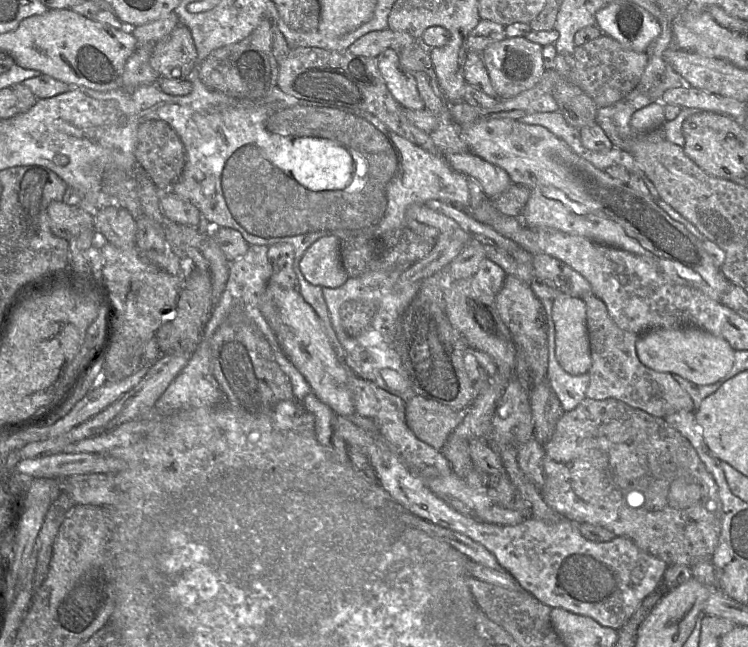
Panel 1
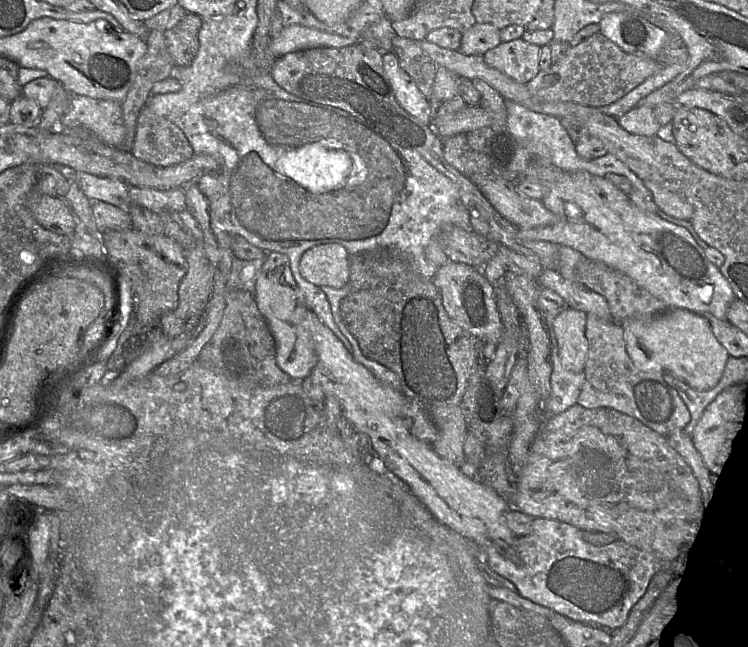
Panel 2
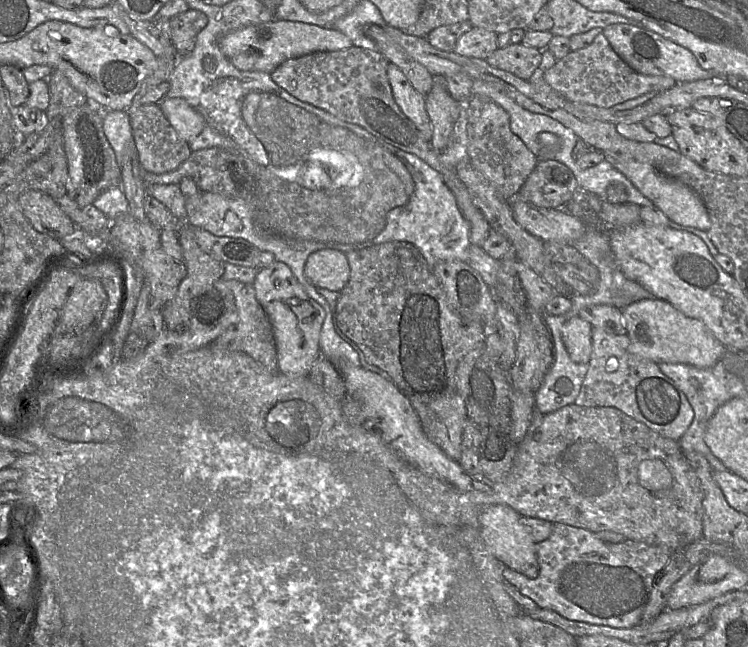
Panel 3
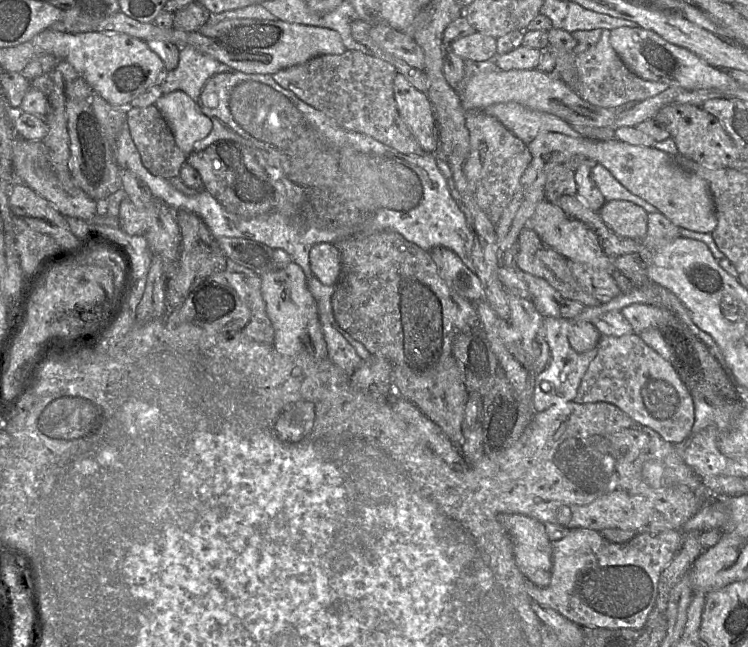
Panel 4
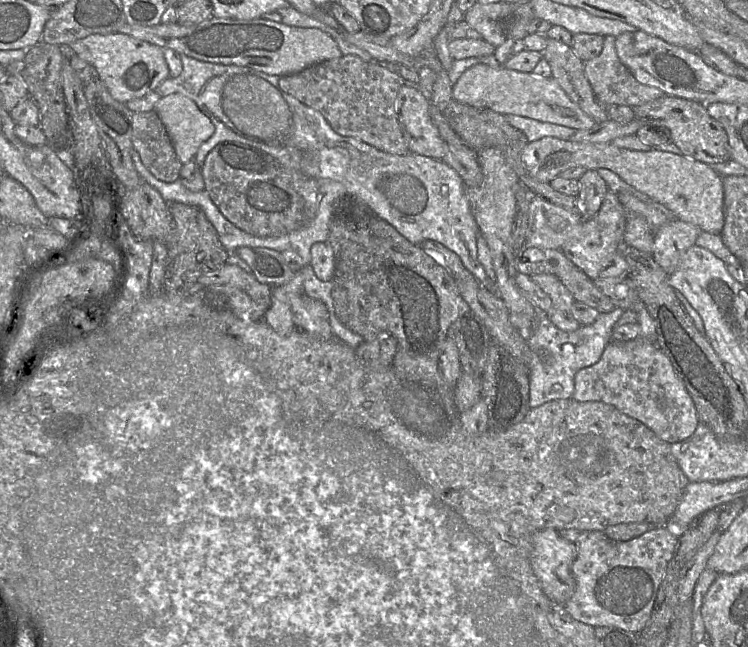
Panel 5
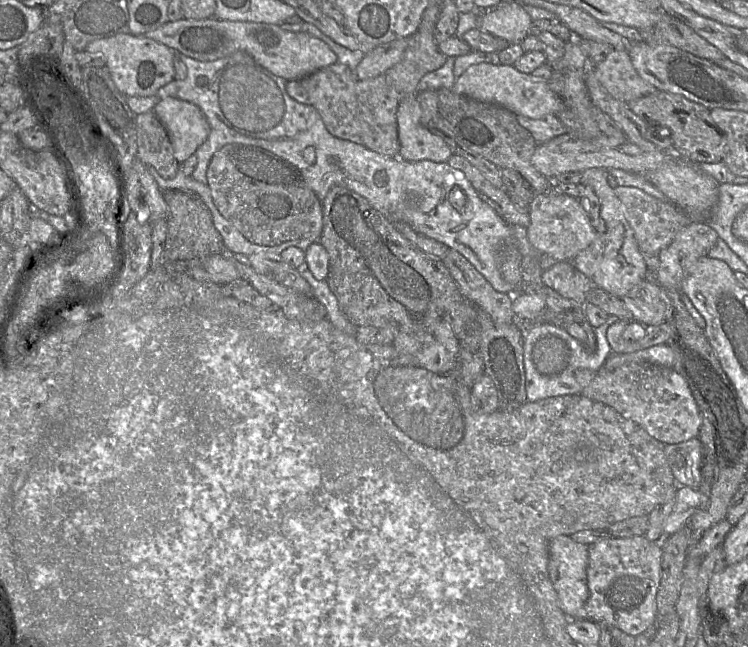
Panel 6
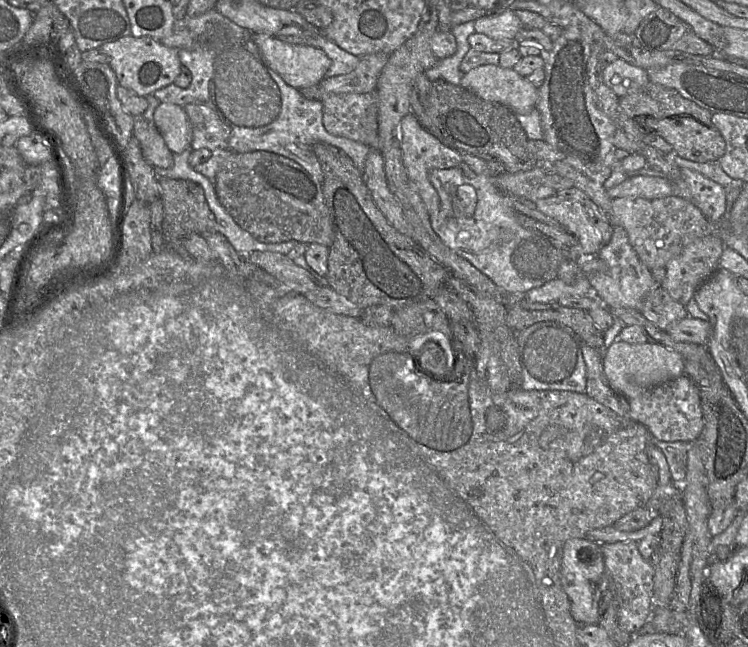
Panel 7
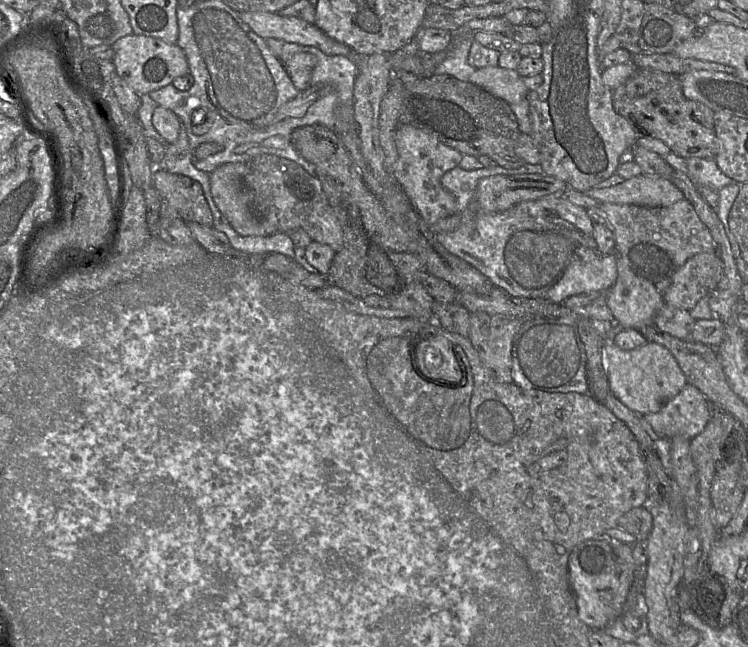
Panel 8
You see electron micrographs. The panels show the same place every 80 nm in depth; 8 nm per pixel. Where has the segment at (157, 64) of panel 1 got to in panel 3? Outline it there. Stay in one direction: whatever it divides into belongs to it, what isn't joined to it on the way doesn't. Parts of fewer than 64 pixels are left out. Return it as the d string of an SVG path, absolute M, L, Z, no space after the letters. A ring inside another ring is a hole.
M191 8L170 19L171 42L179 57L187 56L194 50L197 35L207 23L205 13Z

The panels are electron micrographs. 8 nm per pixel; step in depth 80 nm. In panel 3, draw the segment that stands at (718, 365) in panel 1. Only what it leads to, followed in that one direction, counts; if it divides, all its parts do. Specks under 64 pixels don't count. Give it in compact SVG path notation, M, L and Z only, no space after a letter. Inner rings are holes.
M644 299L622 309L622 315L630 339L630 351L656 364L680 363L710 368L728 351L702 321L684 315L666 301Z

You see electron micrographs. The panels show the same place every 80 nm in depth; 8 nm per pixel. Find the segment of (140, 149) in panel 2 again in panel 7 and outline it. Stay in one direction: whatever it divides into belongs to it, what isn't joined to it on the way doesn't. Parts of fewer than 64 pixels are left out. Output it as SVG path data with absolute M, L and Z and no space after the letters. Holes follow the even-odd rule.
M142 115L134 117L133 136L139 141L143 157L154 168L167 169L173 165L173 153L167 147L155 124Z

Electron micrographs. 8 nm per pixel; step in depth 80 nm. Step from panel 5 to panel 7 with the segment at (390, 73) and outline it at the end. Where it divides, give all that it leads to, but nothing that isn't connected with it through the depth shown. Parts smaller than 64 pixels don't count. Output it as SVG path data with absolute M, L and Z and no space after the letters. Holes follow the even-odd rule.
M319 84L299 89L310 100L319 100L323 104L323 125L334 136L349 138L360 142L370 149L379 149L378 113L379 102L376 92L369 93L323 93Z

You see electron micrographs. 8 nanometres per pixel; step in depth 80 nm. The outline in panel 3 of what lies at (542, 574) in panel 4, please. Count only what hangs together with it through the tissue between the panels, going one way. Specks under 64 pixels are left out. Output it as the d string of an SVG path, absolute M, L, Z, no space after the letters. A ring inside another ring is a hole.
M504 504L491 505L483 509L479 518L480 535L489 550L506 567L524 574L529 578L536 578L539 565L536 553L536 541L529 528L522 522L522 515L510 506Z

